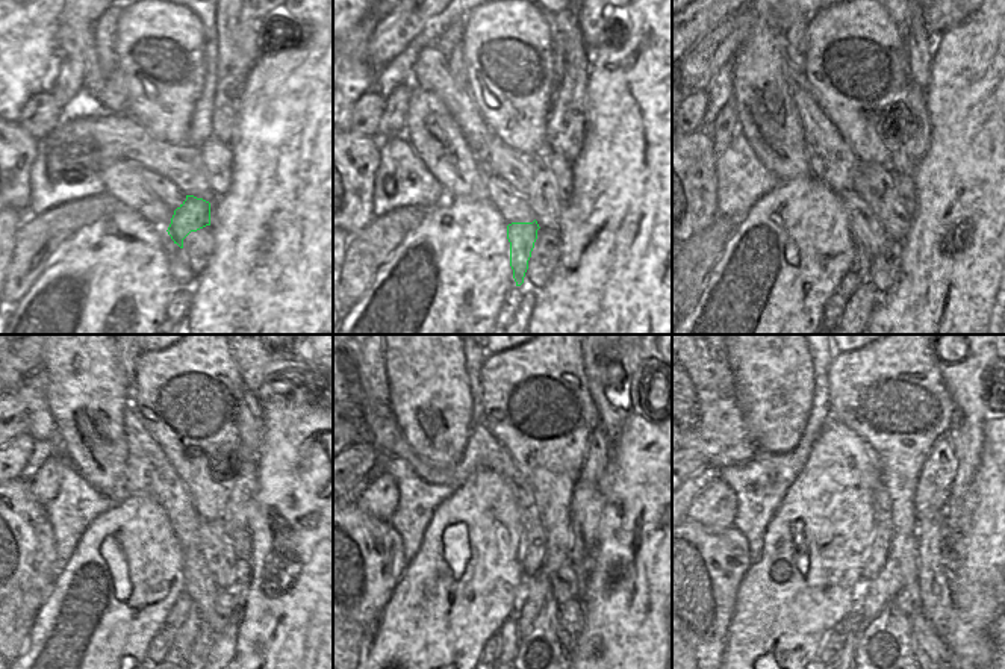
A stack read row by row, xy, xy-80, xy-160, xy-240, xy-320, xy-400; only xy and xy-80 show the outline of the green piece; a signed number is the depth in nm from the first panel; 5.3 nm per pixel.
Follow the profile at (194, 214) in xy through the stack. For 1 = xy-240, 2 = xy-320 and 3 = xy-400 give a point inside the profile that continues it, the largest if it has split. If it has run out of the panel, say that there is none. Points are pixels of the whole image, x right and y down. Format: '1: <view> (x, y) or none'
1: xy-240 (176, 616)
2: xy-320 (509, 633)
3: xy-400 (852, 627)

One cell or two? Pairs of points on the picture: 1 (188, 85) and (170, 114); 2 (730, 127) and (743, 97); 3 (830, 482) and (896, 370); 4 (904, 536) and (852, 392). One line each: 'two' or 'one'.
1: one
2: two
3: two
4: one

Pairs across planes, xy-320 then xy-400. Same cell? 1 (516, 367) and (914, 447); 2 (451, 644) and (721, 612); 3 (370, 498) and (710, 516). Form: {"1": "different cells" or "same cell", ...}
{"1": "same cell", "2": "different cells", "3": "same cell"}

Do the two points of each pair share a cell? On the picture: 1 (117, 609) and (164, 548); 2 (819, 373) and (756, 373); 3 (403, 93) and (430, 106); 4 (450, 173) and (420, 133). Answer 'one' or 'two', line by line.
1: one
2: two
3: two
4: one

